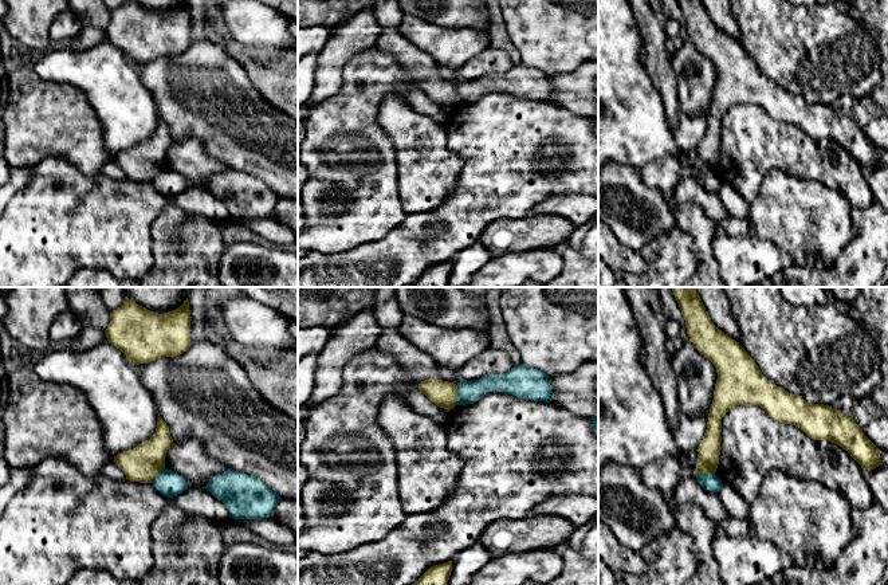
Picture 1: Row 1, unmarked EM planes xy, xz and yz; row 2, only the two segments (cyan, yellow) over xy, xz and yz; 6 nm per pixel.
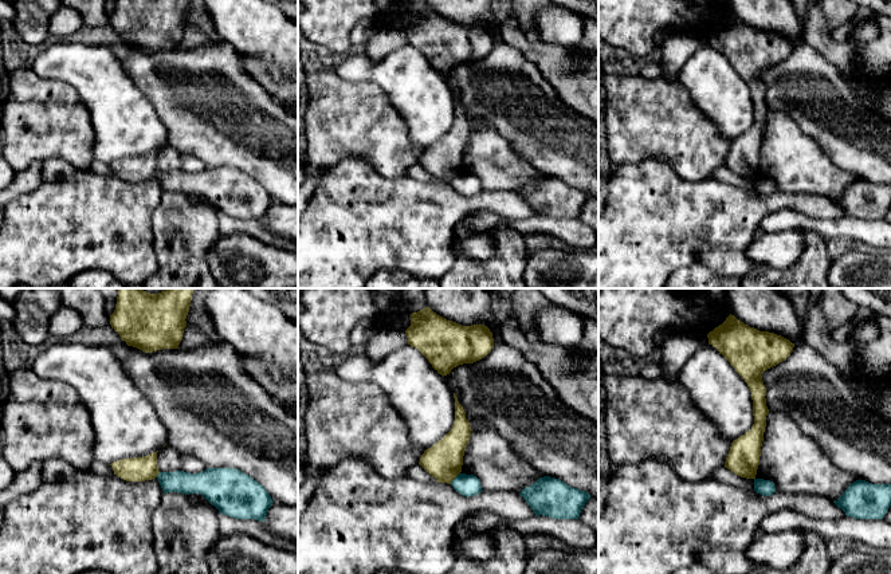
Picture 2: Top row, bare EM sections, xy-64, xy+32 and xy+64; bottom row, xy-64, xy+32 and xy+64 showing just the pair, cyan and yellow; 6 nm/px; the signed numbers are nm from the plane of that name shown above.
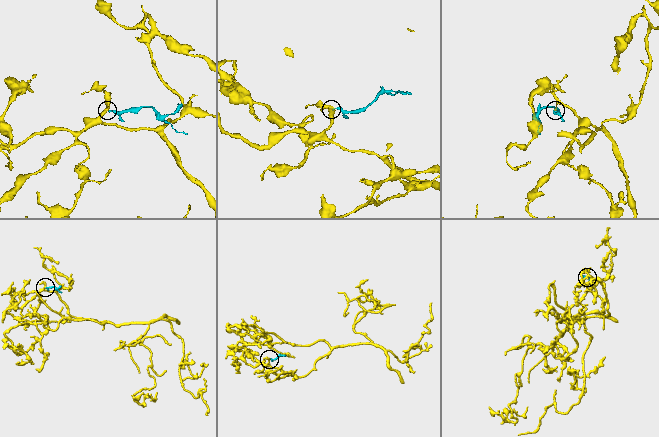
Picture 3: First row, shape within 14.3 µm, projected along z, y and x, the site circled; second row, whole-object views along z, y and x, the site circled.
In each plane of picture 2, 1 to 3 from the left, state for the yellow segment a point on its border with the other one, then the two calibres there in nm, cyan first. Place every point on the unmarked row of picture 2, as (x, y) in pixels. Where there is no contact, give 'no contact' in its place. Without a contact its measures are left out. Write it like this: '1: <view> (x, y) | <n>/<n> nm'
1: xy-64 (157, 175) | 130/140 nm
2: xy+32 (455, 177) | 130/220 nm
3: no contact

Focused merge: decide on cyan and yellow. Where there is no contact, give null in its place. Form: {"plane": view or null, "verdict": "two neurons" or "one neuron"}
{"plane": "xz", "verdict": "two neurons"}

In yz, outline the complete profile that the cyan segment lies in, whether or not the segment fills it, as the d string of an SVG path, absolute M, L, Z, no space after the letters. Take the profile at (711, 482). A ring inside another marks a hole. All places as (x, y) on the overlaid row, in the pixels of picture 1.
M695 474L704 490L719 492L723 488L722 480L715 474Z

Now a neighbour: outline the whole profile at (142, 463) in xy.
M160 417L153 436L135 448L114 456L114 463L125 472L130 482L152 483L165 467L165 456L173 439L168 424Z

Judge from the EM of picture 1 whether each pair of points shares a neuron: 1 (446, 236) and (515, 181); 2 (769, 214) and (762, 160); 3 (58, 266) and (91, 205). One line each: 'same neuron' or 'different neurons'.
1: same neuron
2: different neurons
3: same neuron

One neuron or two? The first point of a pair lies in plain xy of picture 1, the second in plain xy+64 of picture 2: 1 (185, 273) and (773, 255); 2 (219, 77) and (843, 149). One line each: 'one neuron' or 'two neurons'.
1: two neurons
2: one neuron

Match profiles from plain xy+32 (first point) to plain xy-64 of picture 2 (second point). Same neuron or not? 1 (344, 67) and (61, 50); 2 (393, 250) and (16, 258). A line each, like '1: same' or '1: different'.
1: same
2: same

